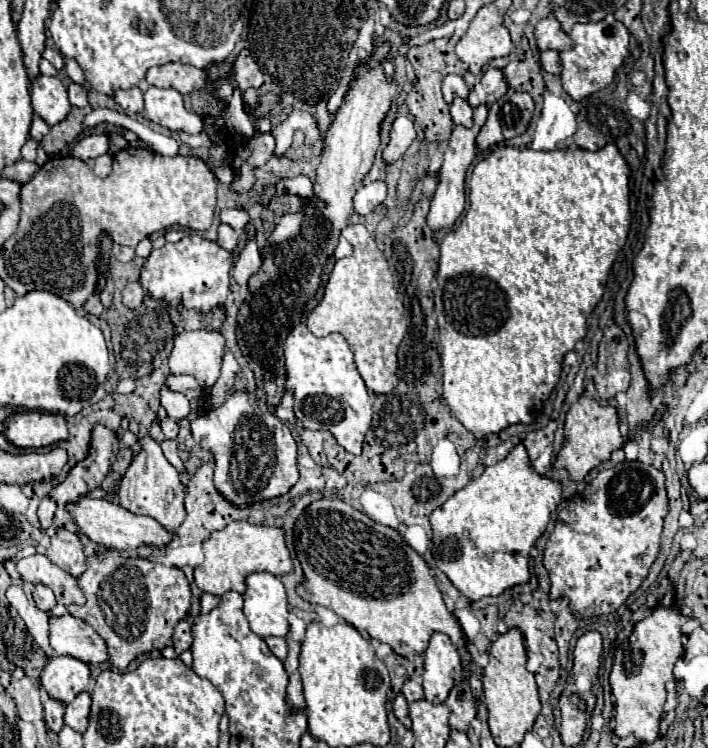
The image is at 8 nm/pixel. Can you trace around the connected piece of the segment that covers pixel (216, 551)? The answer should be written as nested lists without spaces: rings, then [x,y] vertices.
[[[231,522],[223,530],[217,530],[203,542],[205,560],[203,564],[195,566],[195,584],[213,596],[223,596],[225,592],[233,590],[243,594],[245,592],[245,578],[253,572],[269,572],[273,576],[281,576],[293,572],[291,556],[285,546],[285,536],[281,528],[271,526],[253,526],[249,522]]]

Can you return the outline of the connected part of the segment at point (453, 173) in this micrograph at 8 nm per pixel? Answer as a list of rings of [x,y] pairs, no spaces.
[[[485,104],[477,106],[475,114],[473,114],[473,126],[471,128],[463,128],[463,126],[453,128],[453,134],[449,138],[449,144],[447,144],[447,150],[445,150],[445,156],[443,156],[443,166],[439,170],[439,184],[437,184],[435,196],[431,198],[431,210],[429,210],[429,216],[427,216],[425,234],[433,234],[439,228],[453,226],[453,222],[465,210],[465,186],[463,186],[465,184],[465,174],[467,174],[467,168],[471,166],[475,154],[477,154],[475,138],[477,138],[481,126],[487,120],[487,112],[489,112],[489,108]]]

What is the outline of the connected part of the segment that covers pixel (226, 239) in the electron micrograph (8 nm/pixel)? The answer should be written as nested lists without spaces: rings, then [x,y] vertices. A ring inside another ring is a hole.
[[[221,224],[219,226],[219,230],[217,230],[217,234],[219,234],[219,238],[217,238],[217,244],[221,246],[221,248],[225,248],[225,250],[229,250],[229,252],[233,252],[237,246],[239,246],[239,234],[231,228],[231,226],[227,226],[227,224]]]

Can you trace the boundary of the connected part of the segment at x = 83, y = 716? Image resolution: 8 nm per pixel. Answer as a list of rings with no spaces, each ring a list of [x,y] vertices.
[[[81,692],[71,704],[67,704],[65,724],[77,732],[85,732],[89,724],[89,710],[91,710],[91,696],[89,692]]]

